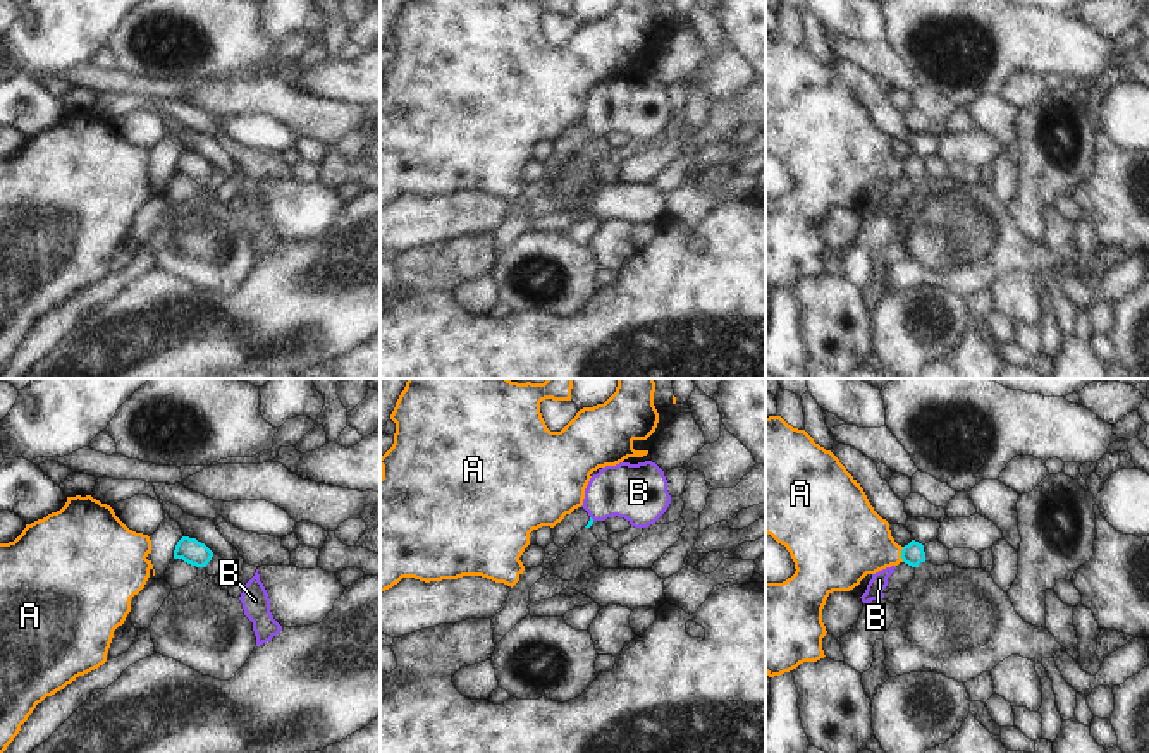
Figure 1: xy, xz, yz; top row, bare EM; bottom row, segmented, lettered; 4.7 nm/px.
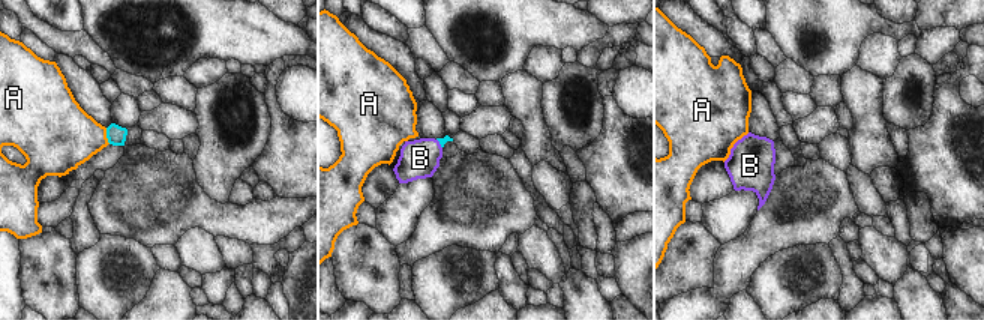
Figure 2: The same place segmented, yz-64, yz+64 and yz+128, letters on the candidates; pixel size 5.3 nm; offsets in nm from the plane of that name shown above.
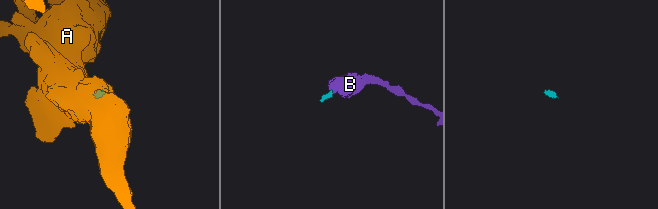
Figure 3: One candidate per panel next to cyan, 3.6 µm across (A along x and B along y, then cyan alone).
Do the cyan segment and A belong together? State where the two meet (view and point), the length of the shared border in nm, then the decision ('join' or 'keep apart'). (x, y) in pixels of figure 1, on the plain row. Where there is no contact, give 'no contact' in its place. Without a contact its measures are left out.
meets cyan in yz at (902, 169); contact 70 nm long; keep apart

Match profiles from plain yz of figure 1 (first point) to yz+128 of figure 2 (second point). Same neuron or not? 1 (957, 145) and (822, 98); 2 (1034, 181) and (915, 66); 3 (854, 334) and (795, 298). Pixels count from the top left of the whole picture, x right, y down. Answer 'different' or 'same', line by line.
1: different
2: same
3: different

